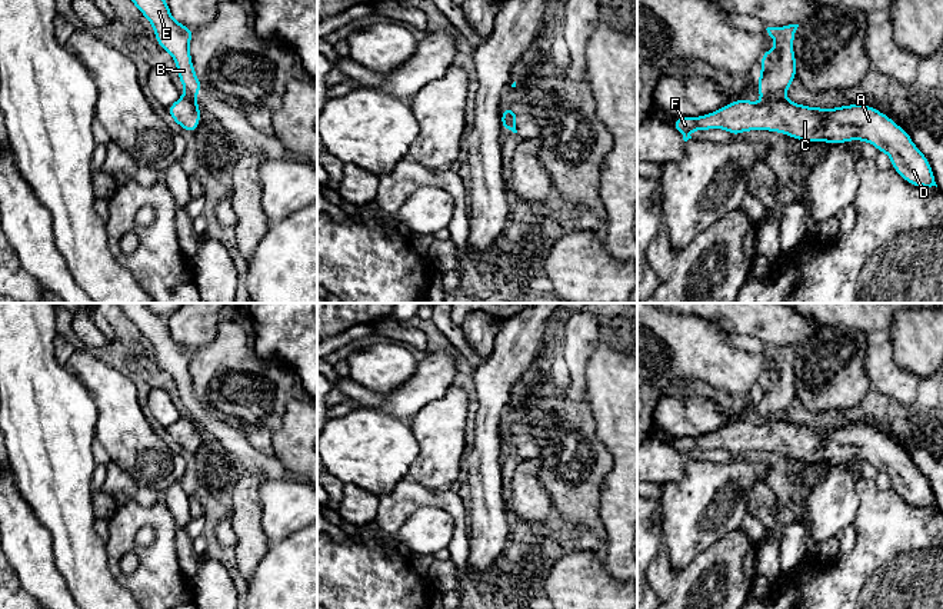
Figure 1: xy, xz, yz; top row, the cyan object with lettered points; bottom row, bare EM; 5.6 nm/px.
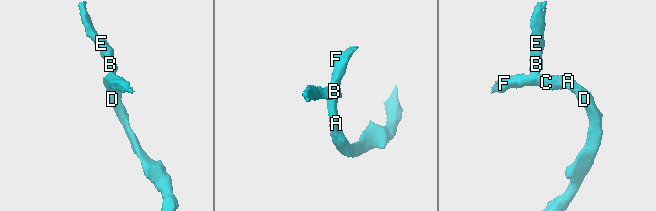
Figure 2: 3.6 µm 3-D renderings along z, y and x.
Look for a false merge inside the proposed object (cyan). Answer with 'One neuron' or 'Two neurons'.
Two neurons

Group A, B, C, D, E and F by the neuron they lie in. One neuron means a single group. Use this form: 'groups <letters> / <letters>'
groups A C D F / B E

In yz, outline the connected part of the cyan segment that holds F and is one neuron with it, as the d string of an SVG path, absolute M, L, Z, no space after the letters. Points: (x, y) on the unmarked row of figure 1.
M784 416L763 419L760 423L742 417L700 437L674 437L672 446L684 462L697 449L724 449L733 457L749 450L769 450L807 463L869 462L892 479L892 487L909 505L937 508L927 477L913 465L907 450L867 425L822 429L793 423Z

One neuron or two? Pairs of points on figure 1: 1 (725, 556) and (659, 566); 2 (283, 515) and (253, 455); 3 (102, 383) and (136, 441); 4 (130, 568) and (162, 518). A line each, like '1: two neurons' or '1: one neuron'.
1: one neuron
2: two neurons
3: one neuron
4: two neurons

